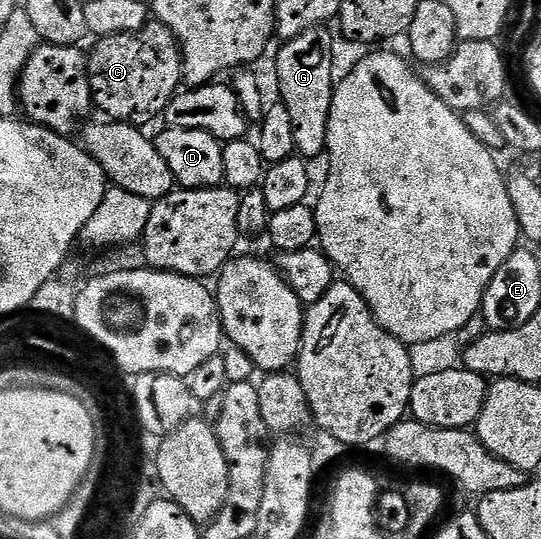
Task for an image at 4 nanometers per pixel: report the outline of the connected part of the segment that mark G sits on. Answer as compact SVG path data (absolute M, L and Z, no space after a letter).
M329 28L309 29L296 39L285 42L276 53L280 77L281 104L292 115L292 128L296 138L297 156L303 159L323 156L326 153L328 119L336 88L334 77L334 37Z

